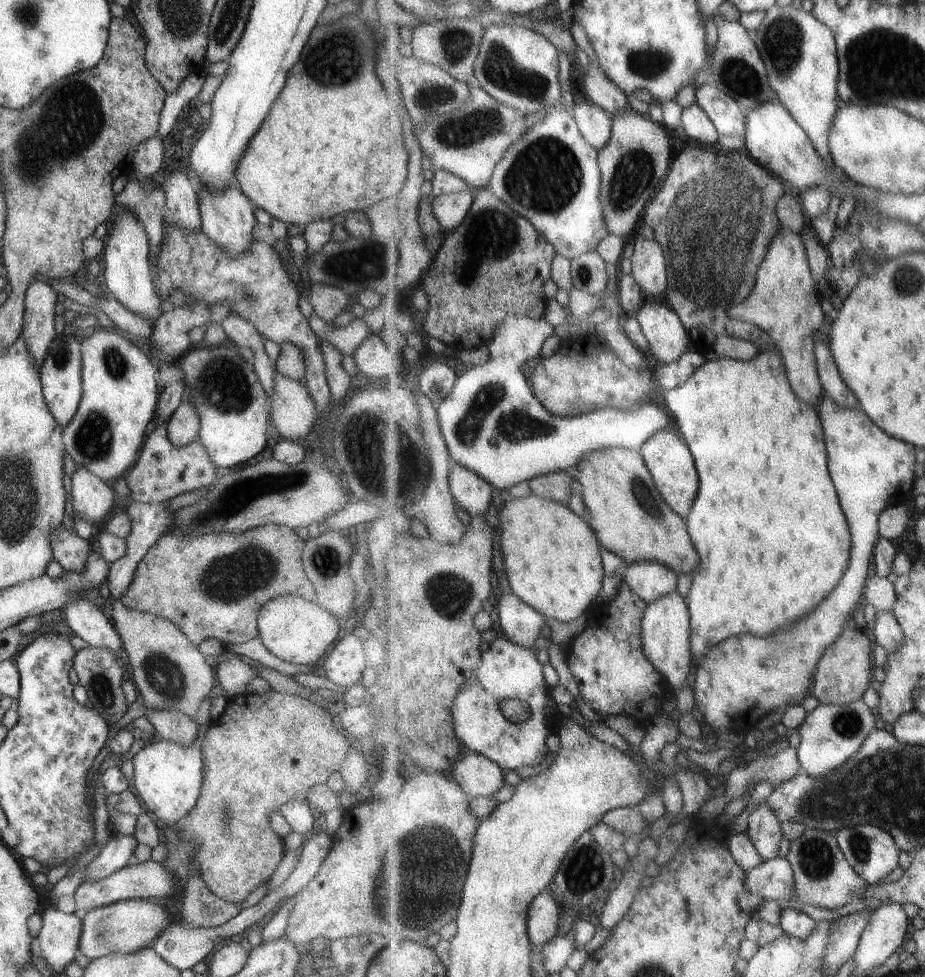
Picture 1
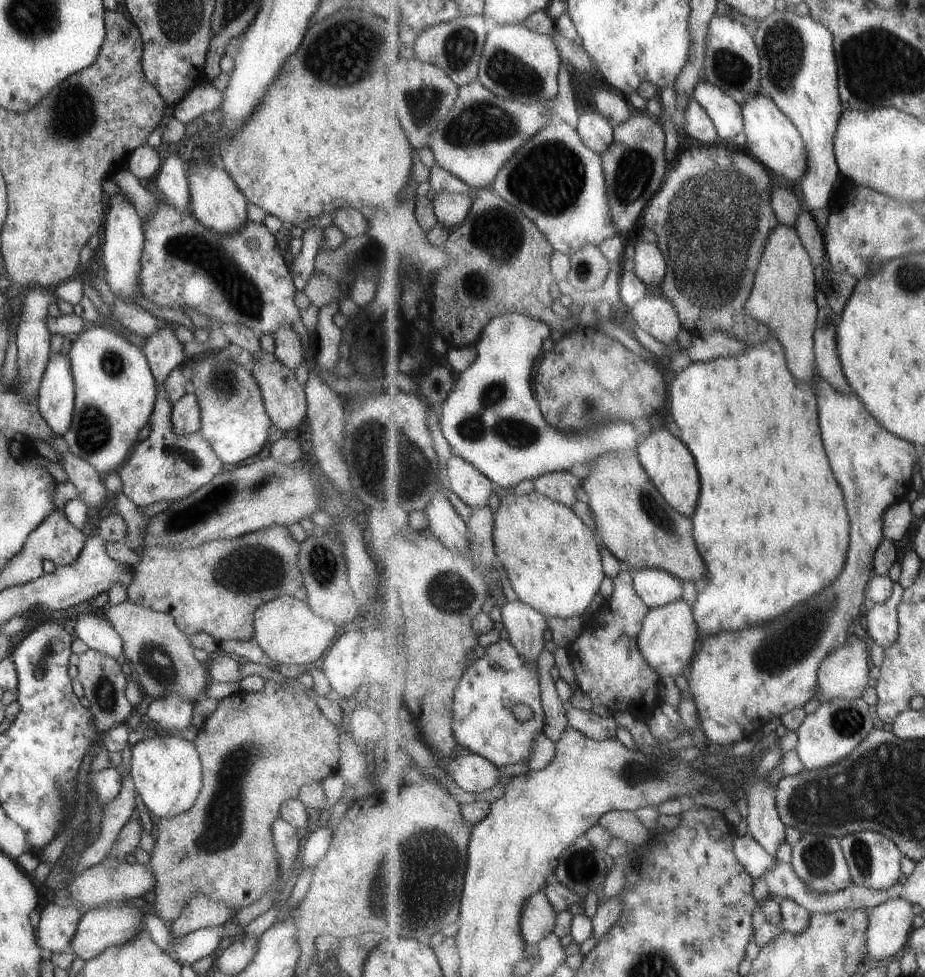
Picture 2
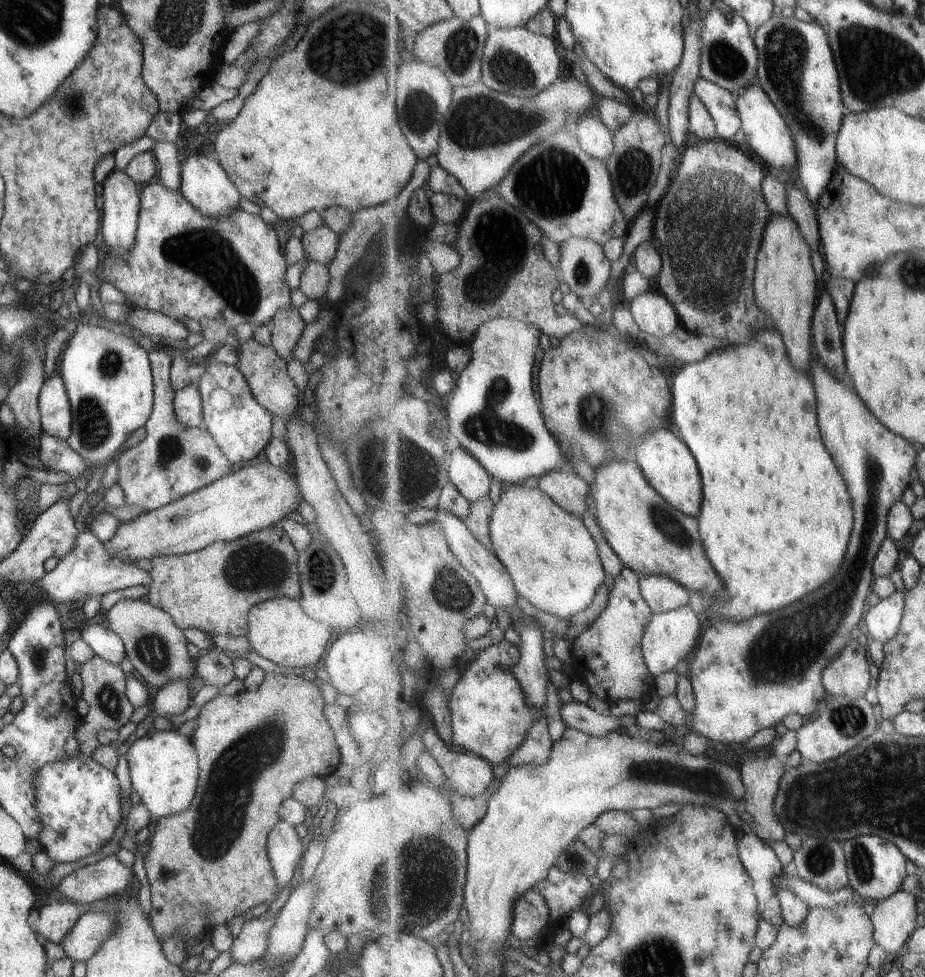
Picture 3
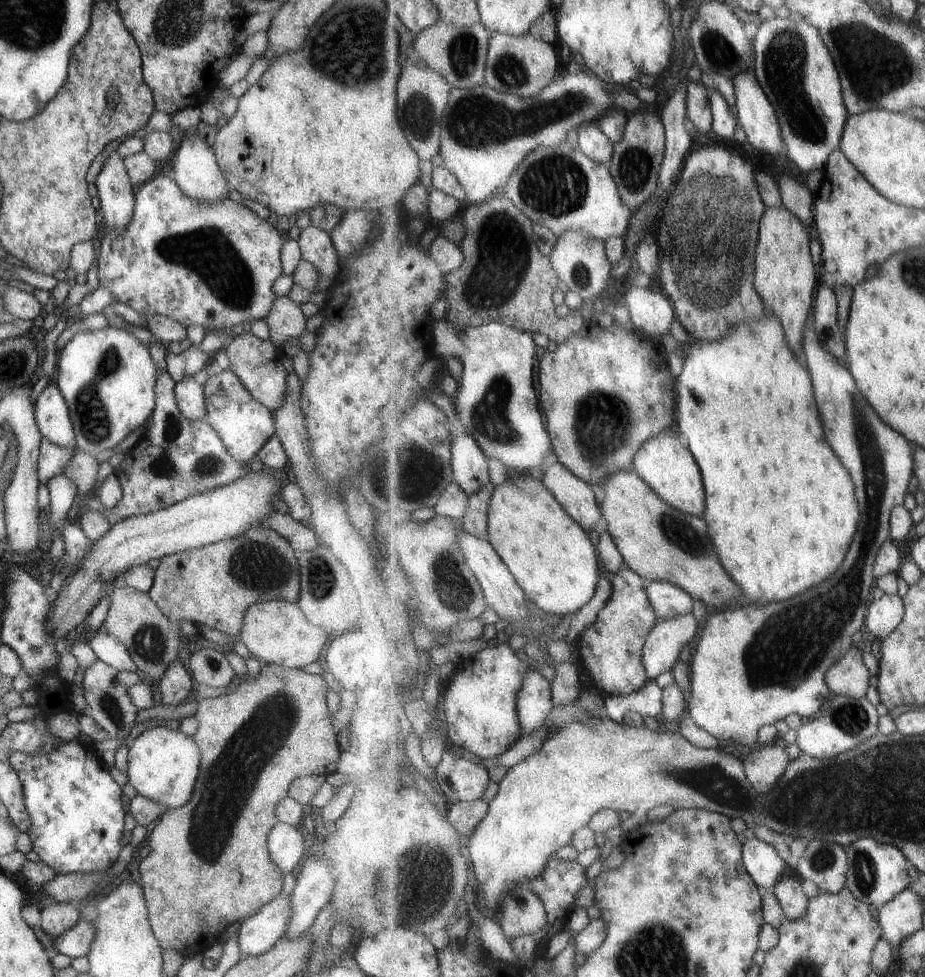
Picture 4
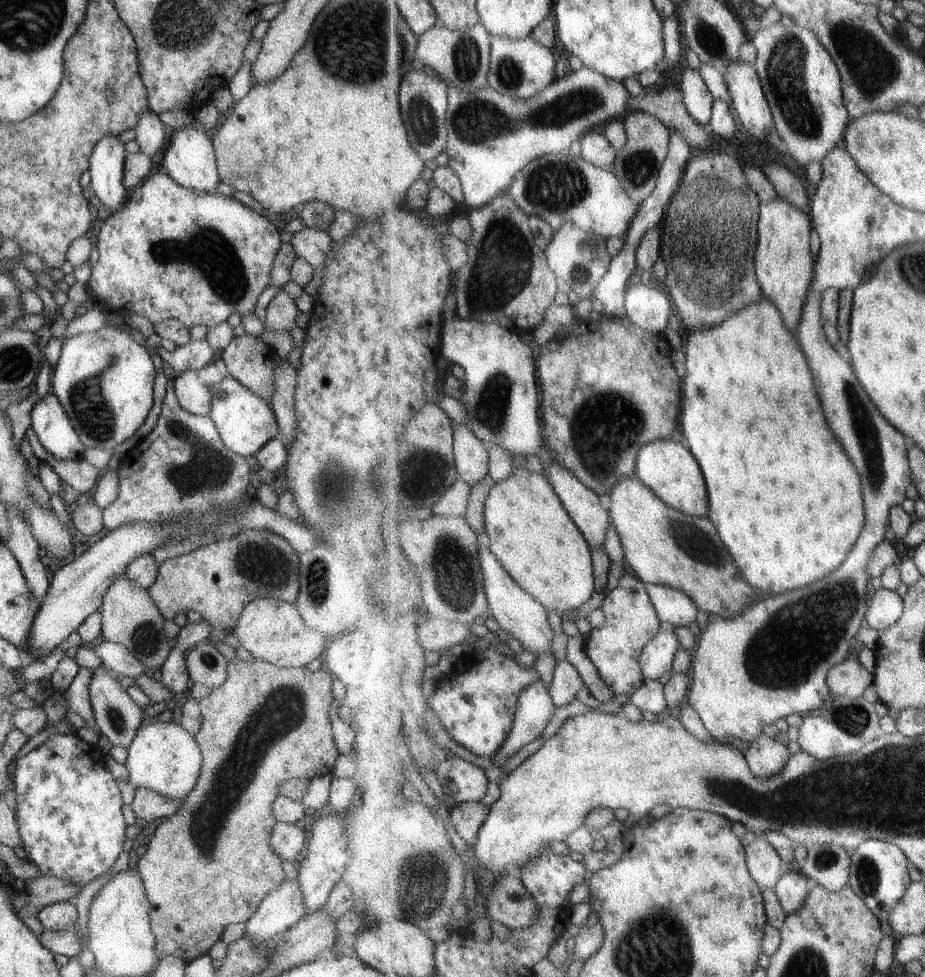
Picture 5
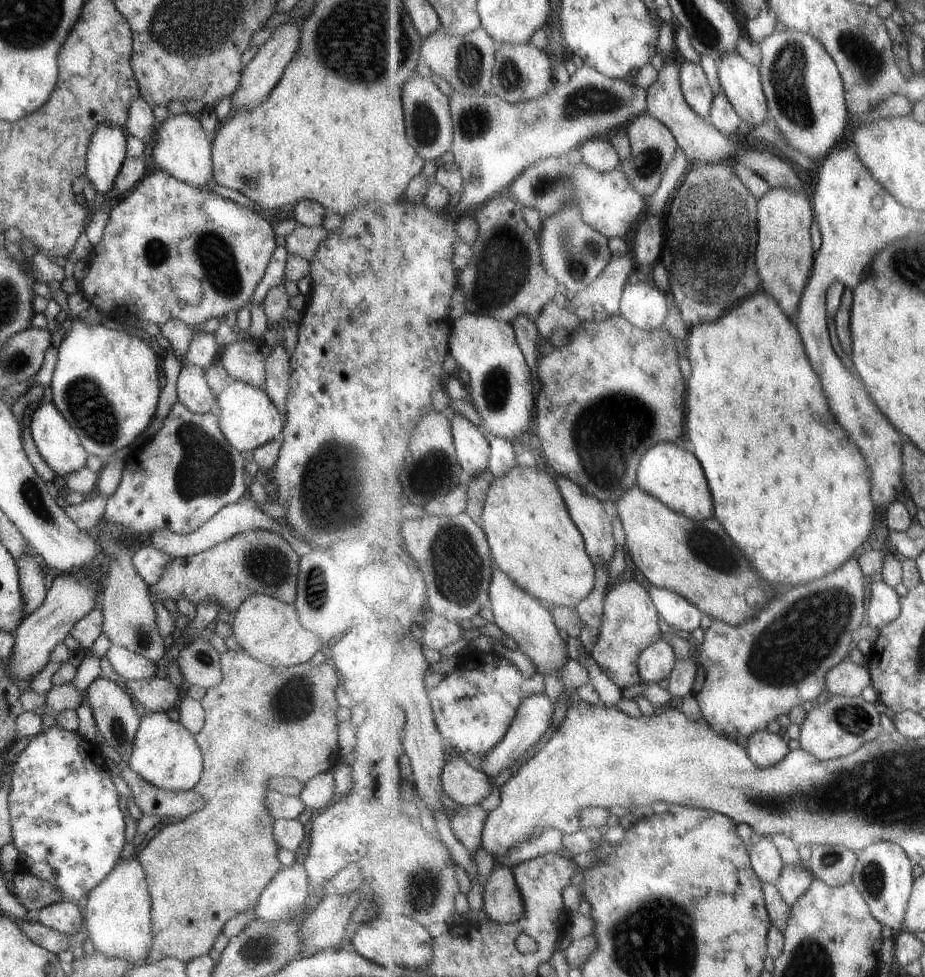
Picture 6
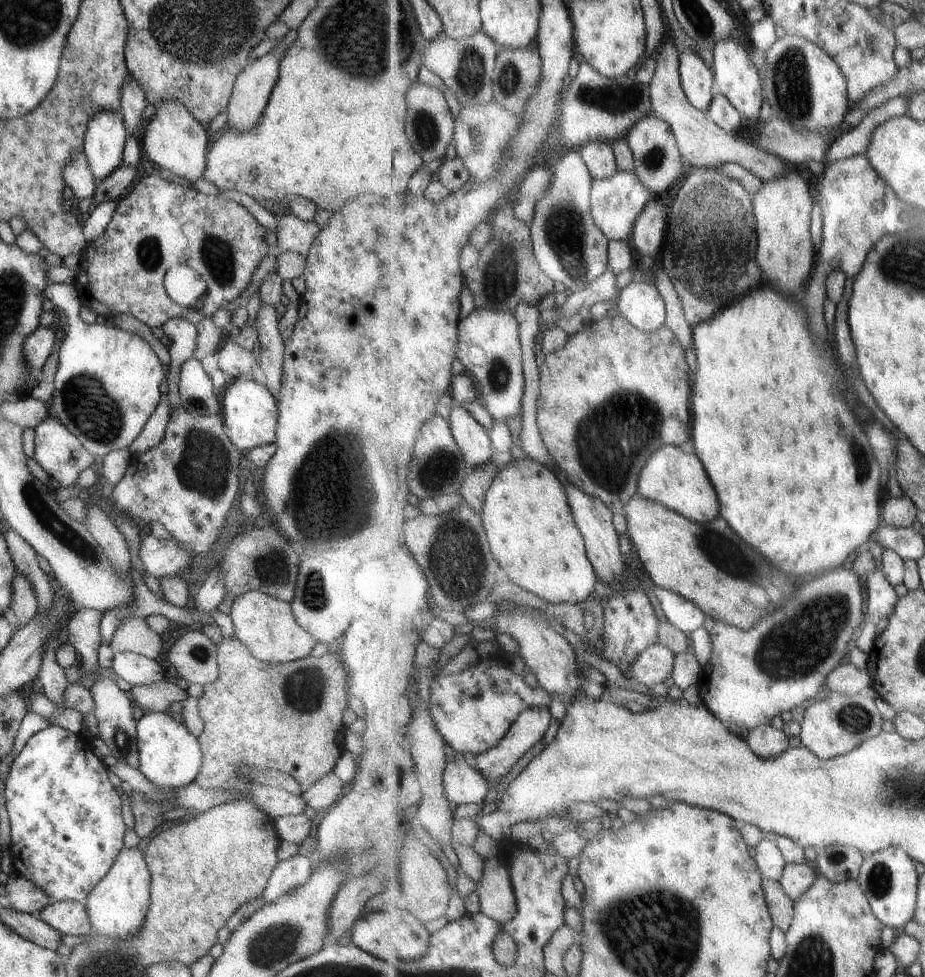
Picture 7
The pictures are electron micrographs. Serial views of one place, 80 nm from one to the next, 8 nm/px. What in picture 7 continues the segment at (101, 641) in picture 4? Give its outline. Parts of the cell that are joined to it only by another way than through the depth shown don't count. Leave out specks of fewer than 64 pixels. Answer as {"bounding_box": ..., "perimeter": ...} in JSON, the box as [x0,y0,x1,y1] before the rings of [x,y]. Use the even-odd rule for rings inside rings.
{"bounding_box":[111,653,163,686],"perimeter":[[[114,653],[111,659],[113,672],[132,686],[163,681],[163,673],[155,659],[137,653]]]}

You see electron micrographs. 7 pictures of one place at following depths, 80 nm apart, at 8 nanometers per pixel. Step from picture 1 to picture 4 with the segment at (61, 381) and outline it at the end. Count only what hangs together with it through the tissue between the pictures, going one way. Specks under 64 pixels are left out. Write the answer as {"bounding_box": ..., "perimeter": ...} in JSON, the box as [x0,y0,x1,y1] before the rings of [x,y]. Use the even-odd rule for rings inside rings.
{"bounding_box":[33,379,75,453],"perimeter":[[[52,379],[35,400],[33,410],[34,423],[41,438],[73,453],[75,437],[71,419],[62,394]]]}

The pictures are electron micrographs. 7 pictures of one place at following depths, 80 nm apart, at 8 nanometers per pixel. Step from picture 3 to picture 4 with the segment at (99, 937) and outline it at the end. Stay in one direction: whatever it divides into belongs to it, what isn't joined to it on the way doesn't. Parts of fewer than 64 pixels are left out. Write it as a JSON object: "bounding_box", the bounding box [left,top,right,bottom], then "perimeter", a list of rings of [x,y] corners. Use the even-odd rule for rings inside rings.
{"bounding_box":[51,919,93,959],"perimeter":[[[79,919],[71,928],[51,937],[52,946],[57,953],[68,956],[70,959],[82,957],[87,954],[93,935],[92,922]]]}

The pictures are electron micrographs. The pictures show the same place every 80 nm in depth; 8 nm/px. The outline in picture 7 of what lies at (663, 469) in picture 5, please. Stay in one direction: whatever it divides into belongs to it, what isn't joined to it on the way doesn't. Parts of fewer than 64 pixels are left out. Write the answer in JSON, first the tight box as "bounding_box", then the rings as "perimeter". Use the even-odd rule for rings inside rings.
{"bounding_box":[638,445,721,524],"perimeter":[[[675,445],[661,447],[649,459],[641,471],[638,492],[645,498],[660,502],[699,524],[711,522],[721,514],[717,492],[701,460]]]}

